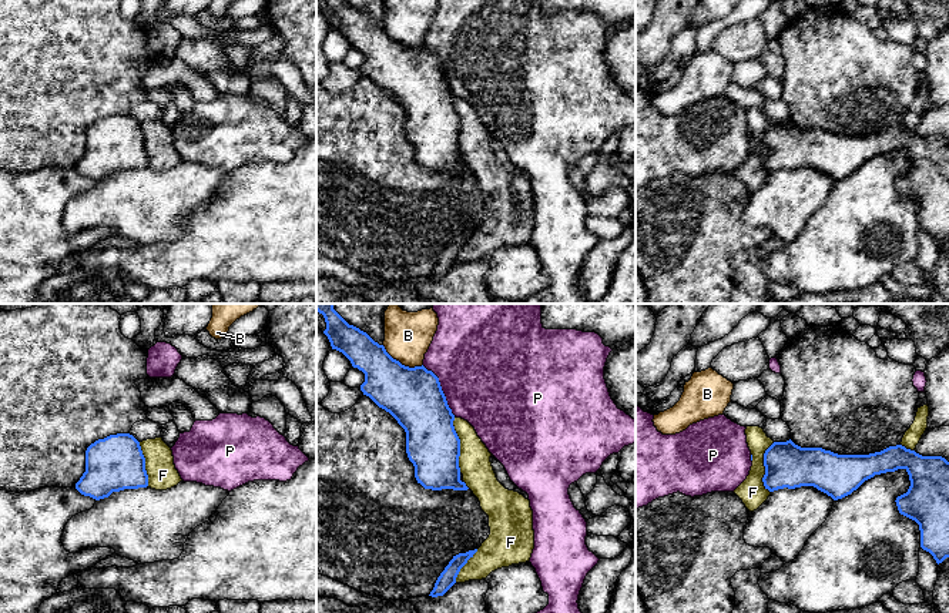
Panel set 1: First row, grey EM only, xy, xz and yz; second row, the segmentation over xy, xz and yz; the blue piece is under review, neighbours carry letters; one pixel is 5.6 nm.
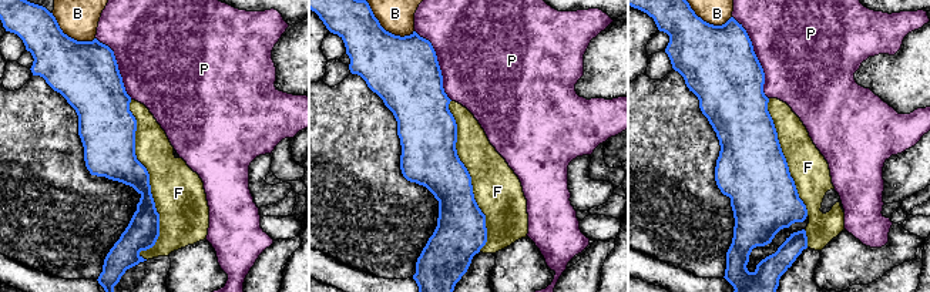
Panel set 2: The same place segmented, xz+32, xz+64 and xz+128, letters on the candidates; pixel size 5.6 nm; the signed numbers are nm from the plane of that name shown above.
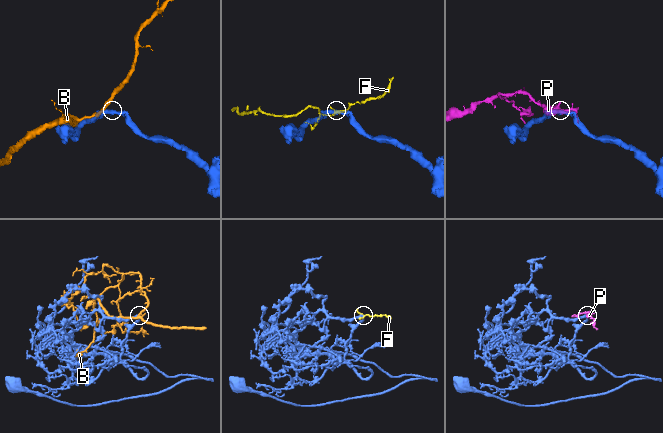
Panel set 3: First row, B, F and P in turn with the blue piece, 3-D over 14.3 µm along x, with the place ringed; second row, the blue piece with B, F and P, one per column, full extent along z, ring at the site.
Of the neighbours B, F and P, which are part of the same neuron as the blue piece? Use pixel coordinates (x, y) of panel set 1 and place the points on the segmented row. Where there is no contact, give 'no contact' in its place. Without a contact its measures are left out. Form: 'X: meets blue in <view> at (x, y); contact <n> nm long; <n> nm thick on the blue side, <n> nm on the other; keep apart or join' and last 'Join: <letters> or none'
B: meets blue in xz at (401, 364); contact 260 nm long; 320 nm thick on the blue side, 280 nm on the other; keep apart
F: meets blue in xz at (459, 445); contact 320 nm long; 300 nm thick on the blue side, 180 nm on the other; keep apart
P: meets blue in xz at (441, 389); contact 340 nm long; 320 nm thick on the blue side, 480 nm on the other; keep apart
Join: none

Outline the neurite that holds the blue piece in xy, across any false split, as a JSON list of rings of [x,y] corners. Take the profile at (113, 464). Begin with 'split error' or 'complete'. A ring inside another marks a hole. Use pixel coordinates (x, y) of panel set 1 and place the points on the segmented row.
complete; [[[130,433],[110,435],[85,450],[85,472],[76,489],[95,500],[113,492],[148,486],[145,458],[140,442]]]

